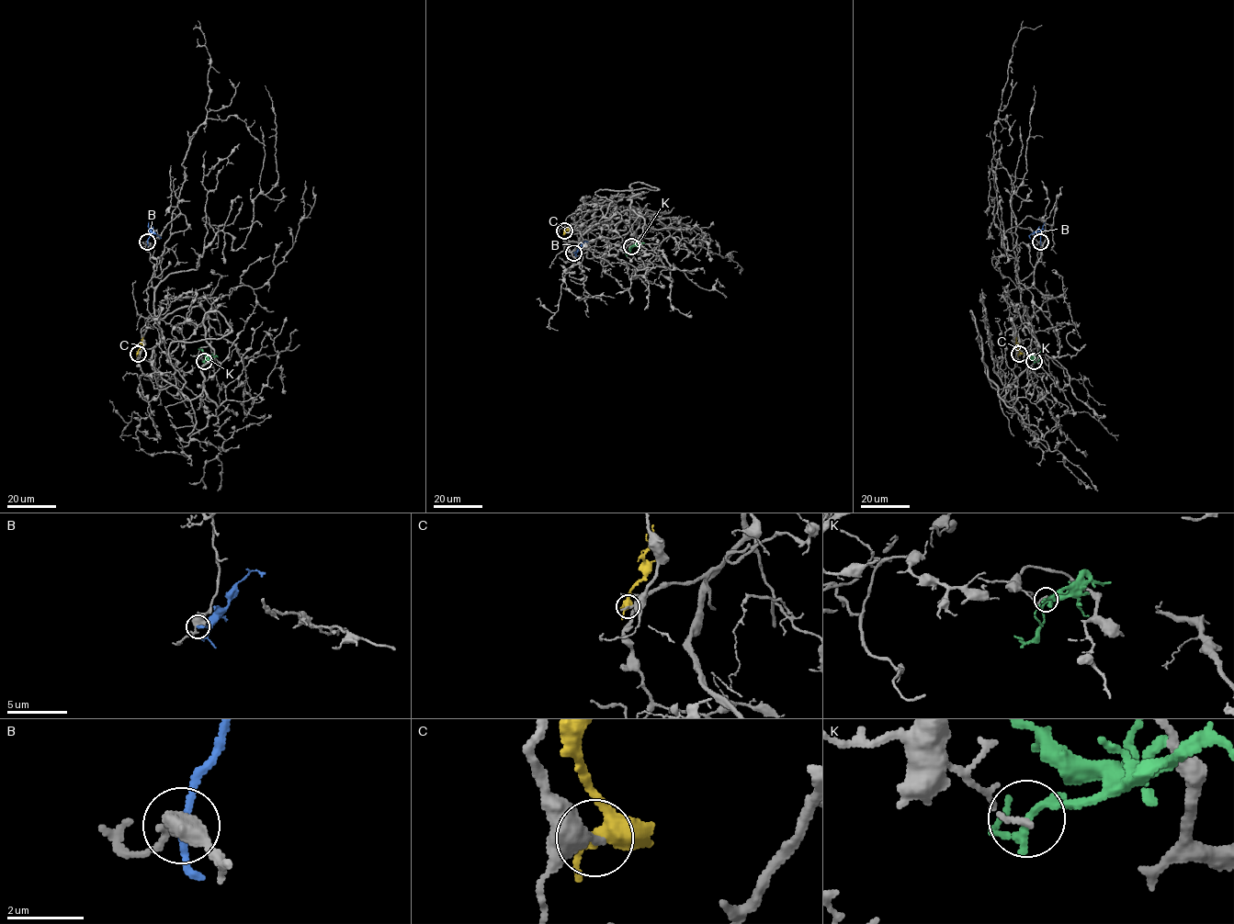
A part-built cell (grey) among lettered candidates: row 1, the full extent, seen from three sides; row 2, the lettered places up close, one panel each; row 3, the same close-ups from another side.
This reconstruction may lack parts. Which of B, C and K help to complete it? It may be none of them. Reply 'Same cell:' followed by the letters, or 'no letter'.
Same cell: no letter

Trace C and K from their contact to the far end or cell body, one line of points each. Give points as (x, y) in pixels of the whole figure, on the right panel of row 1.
C: (1019, 354), (1016, 337)
K: (1035, 361), (1042, 349)

